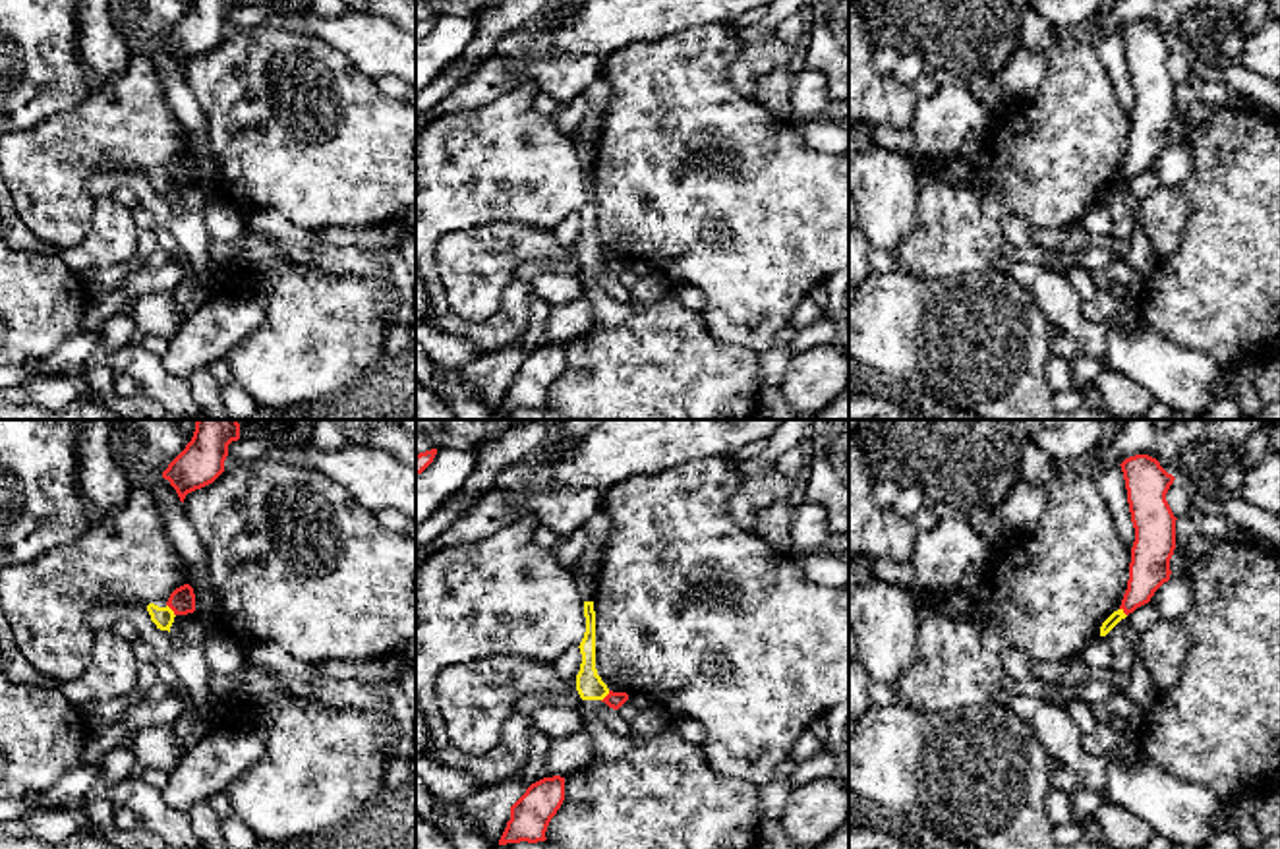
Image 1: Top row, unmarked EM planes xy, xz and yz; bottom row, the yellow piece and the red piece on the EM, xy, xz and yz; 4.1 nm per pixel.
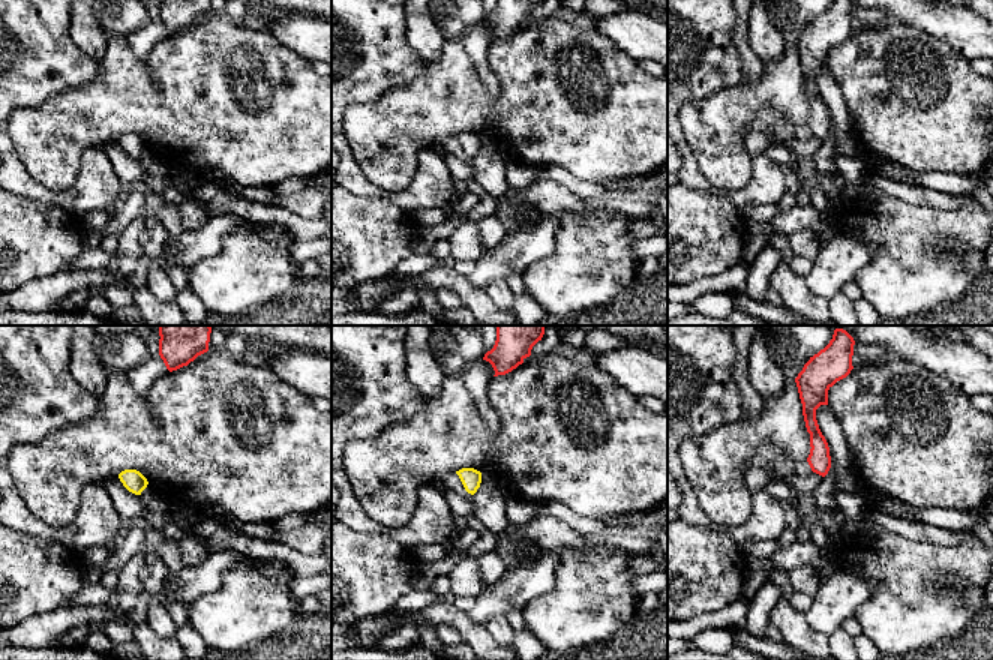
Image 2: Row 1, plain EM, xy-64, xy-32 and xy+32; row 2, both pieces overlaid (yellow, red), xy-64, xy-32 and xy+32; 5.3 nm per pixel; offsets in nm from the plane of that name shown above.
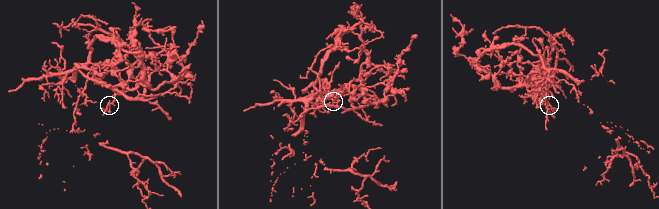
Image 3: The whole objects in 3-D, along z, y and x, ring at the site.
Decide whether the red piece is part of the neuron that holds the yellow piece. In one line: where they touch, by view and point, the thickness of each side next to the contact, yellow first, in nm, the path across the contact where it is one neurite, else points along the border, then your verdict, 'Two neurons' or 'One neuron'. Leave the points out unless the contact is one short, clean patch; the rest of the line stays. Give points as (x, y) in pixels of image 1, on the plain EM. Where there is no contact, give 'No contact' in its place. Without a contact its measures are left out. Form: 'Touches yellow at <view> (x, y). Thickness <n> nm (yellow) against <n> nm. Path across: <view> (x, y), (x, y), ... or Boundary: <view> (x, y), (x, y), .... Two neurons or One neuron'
Touches yellow at xy (171, 176). Thickness 90 nm (yellow) against 110 nm. Boundary: xy (167, 171), (174, 182). Two neurons

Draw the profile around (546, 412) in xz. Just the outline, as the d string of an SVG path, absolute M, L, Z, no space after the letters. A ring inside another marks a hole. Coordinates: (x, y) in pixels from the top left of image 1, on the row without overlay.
M545 406L538 410L520 408L499 412L497 420L570 420L570 418Z

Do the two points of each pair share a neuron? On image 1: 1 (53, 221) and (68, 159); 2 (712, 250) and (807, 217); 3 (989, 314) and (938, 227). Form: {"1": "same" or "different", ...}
{"1": "same", "2": "same", "3": "different"}

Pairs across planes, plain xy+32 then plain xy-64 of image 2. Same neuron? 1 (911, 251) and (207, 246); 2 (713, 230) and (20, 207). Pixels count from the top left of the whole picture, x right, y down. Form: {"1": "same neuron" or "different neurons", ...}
{"1": "different neurons", "2": "same neuron"}

